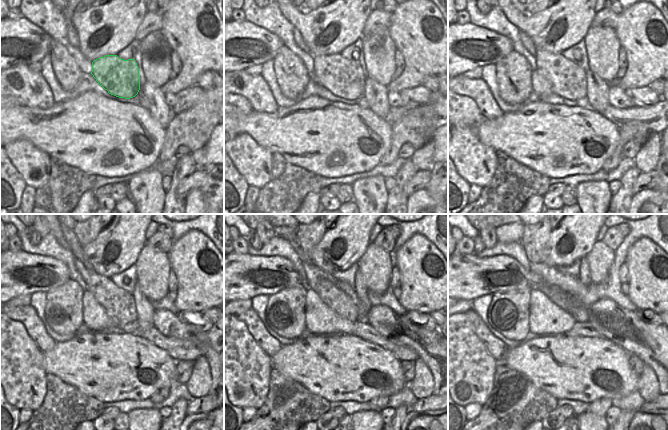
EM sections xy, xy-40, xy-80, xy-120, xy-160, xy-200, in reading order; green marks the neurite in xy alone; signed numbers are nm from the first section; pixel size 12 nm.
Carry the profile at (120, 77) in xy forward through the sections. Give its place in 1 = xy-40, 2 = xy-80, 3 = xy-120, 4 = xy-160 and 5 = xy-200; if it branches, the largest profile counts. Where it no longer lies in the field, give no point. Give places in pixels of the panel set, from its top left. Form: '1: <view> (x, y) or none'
1: xy-40 (343, 78)
2: xy-80 (568, 80)
3: xy-120 (119, 304)
4: xy-160 (323, 283)
5: xy-200 (541, 269)

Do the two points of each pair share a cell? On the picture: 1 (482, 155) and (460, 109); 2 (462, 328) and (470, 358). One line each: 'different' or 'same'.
1: same
2: same

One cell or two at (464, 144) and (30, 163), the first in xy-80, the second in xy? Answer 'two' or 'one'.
one

